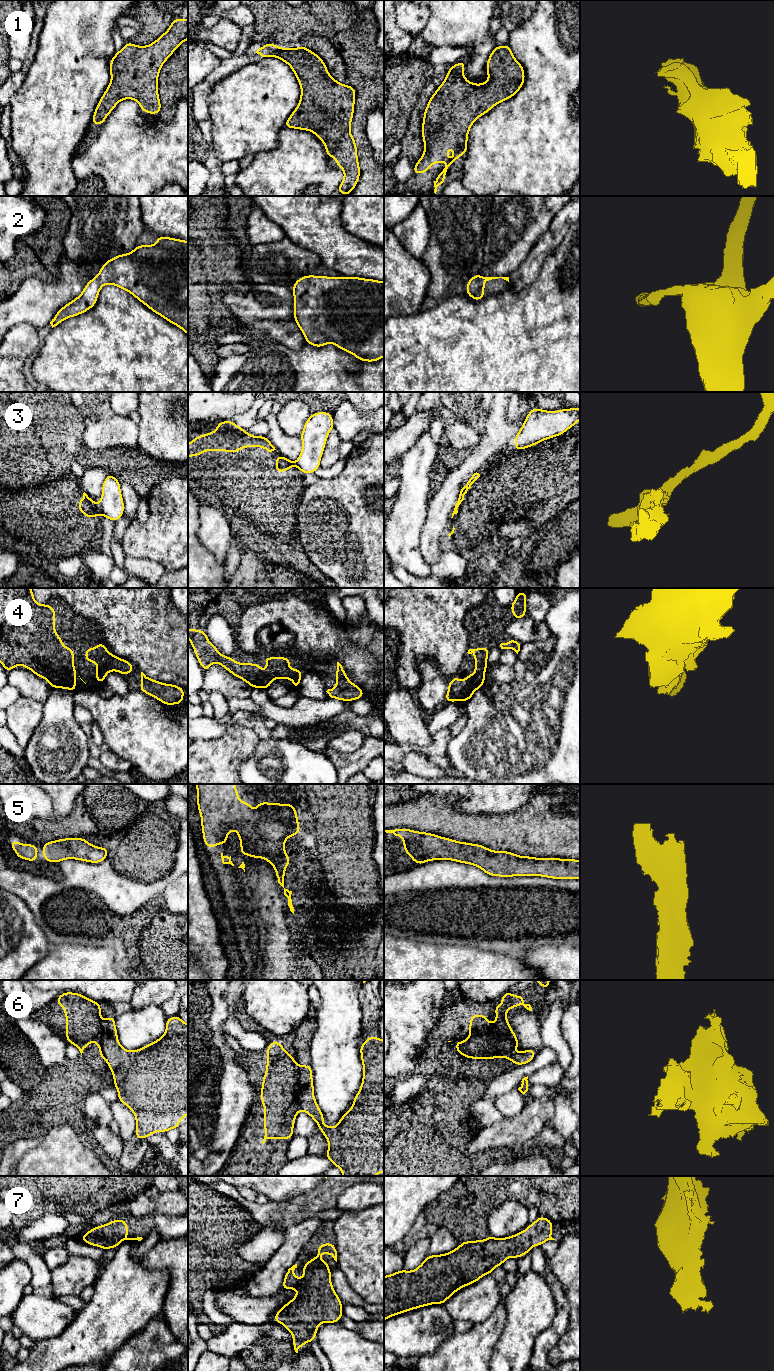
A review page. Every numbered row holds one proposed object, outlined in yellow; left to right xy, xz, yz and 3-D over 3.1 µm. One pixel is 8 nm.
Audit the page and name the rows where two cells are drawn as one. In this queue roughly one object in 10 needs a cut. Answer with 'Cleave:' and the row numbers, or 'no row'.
Cleave: 3

